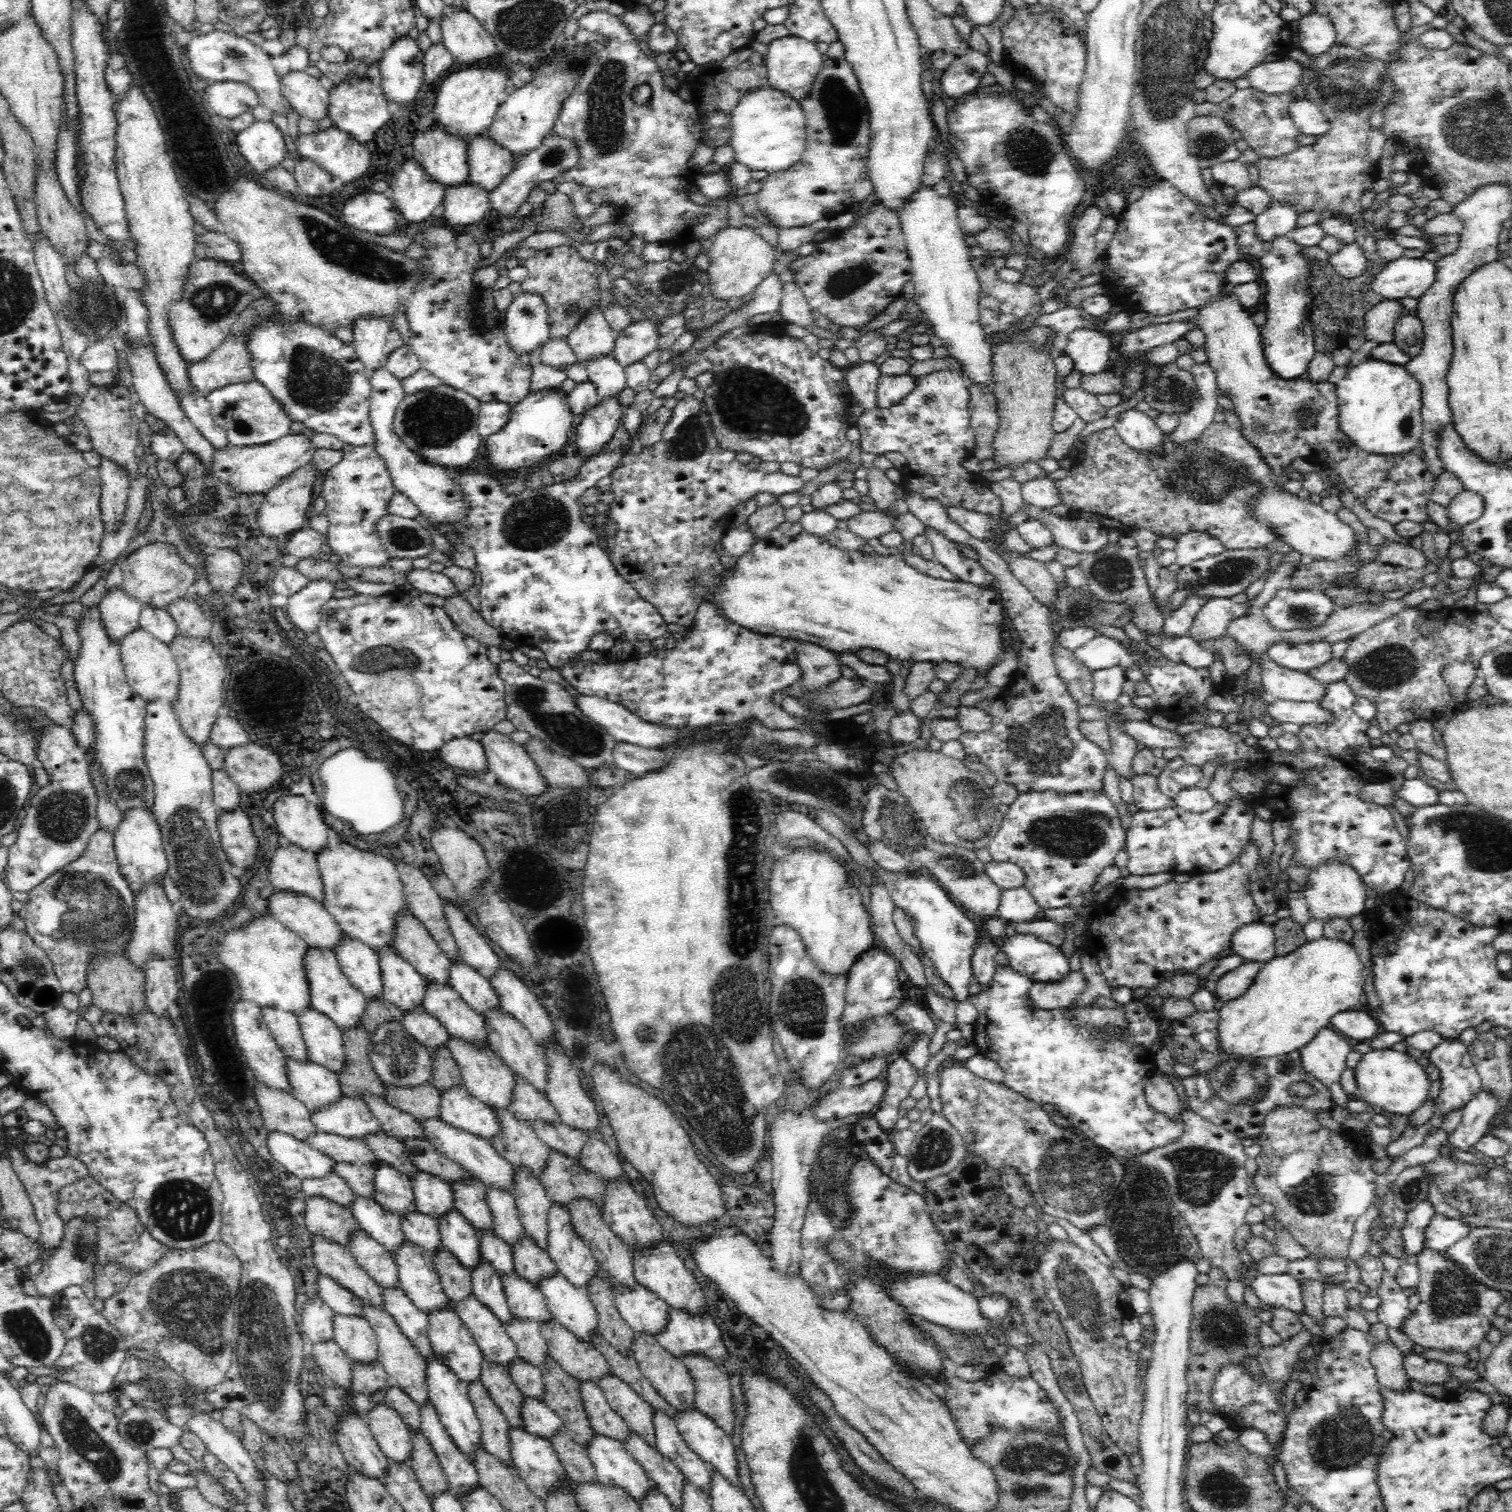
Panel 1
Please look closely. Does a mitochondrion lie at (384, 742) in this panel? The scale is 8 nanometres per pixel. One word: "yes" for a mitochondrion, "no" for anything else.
no

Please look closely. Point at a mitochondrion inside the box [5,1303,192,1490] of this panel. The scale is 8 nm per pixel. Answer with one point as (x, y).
(86, 1442)

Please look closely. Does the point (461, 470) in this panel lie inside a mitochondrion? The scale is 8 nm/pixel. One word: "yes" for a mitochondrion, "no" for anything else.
no

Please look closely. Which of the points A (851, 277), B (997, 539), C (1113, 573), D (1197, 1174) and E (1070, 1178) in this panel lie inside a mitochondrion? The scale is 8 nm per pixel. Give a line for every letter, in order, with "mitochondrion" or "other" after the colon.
A: mitochondrion
B: other
C: mitochondrion
D: mitochondrion
E: mitochondrion

